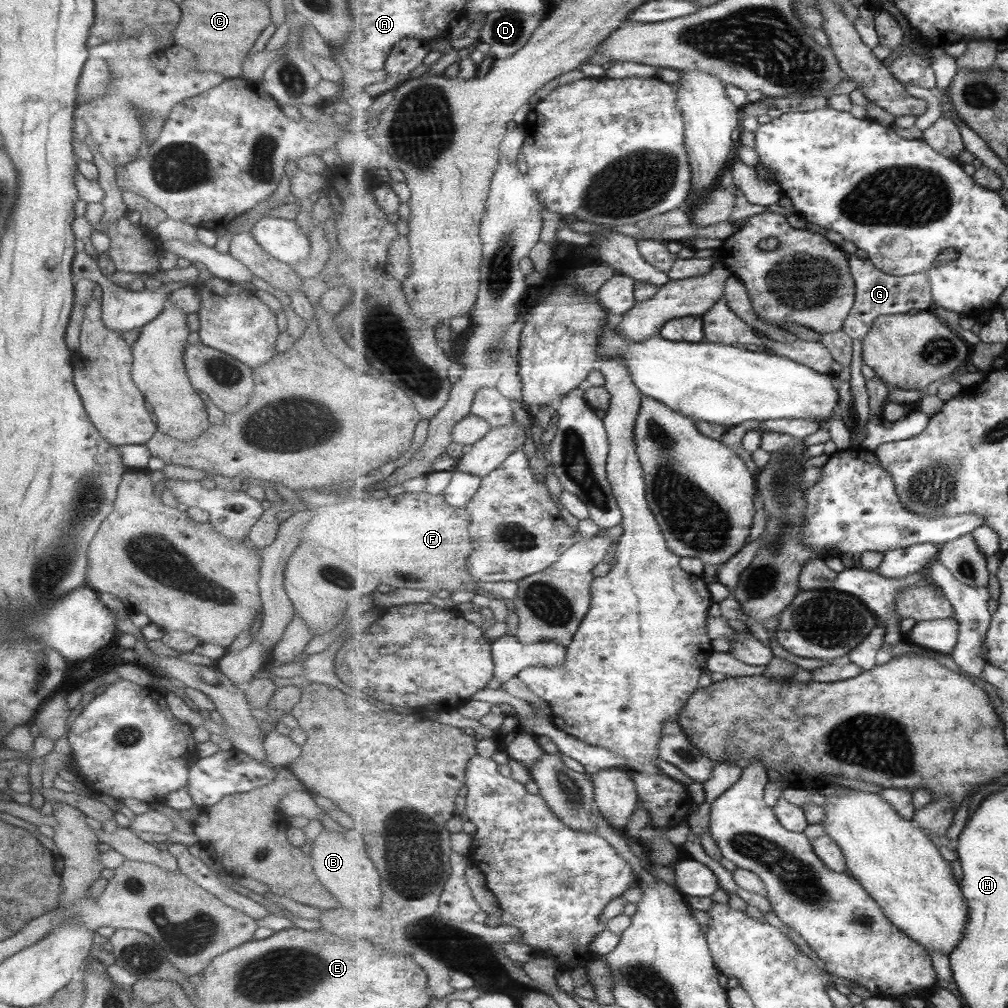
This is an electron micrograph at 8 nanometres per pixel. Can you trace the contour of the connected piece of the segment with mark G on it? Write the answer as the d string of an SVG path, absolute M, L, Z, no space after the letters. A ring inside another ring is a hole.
M849 255L853 278L856 279L856 301L852 313L845 320L844 331L853 339L864 339L872 329L875 320L885 315L907 314L911 310L929 311L934 304L930 276L926 272L917 272L902 276L885 274L870 260Z

